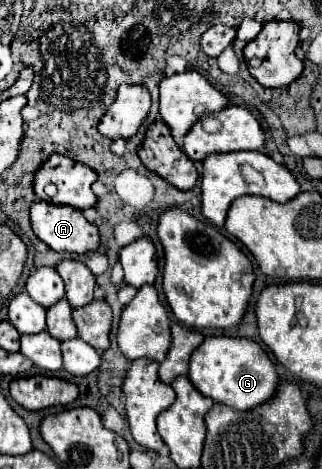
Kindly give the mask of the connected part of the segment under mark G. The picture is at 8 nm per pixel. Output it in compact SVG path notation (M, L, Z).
M205 337L191 357L189 379L205 397L237 411L249 411L271 401L279 387L279 375L267 353L259 343L245 337Z

